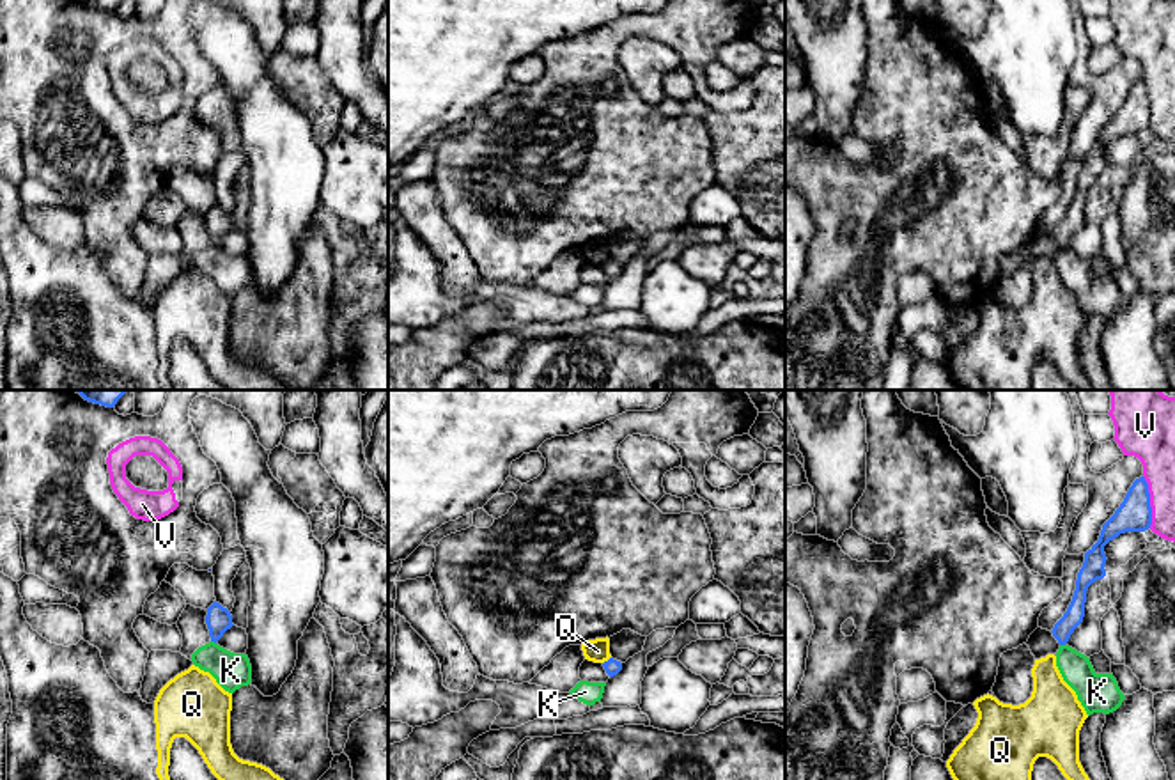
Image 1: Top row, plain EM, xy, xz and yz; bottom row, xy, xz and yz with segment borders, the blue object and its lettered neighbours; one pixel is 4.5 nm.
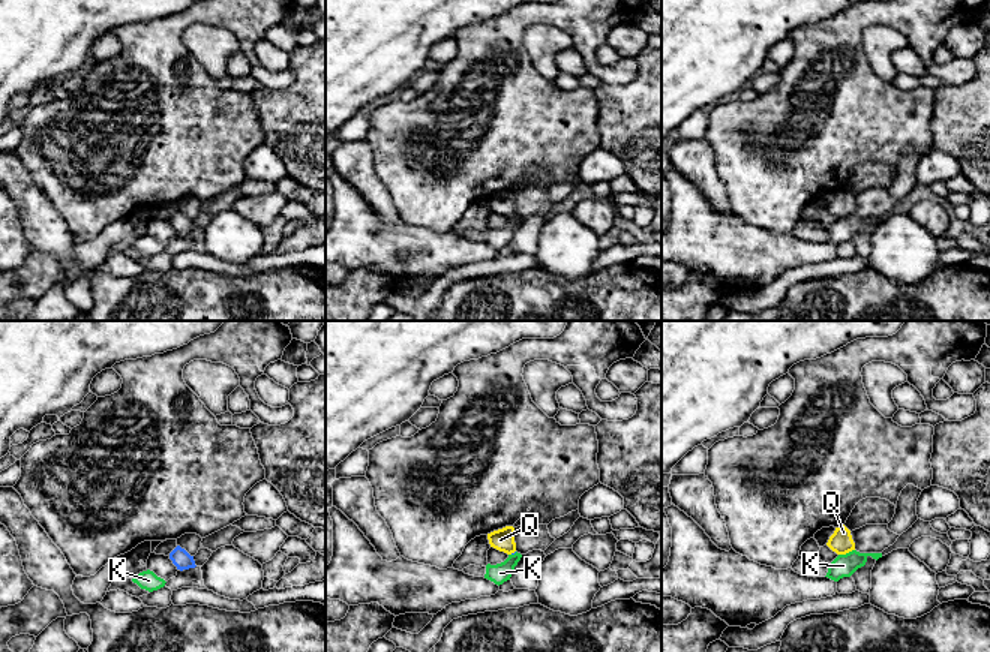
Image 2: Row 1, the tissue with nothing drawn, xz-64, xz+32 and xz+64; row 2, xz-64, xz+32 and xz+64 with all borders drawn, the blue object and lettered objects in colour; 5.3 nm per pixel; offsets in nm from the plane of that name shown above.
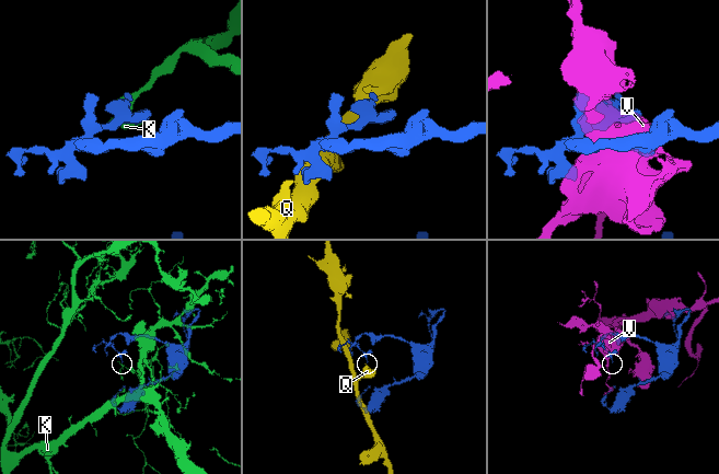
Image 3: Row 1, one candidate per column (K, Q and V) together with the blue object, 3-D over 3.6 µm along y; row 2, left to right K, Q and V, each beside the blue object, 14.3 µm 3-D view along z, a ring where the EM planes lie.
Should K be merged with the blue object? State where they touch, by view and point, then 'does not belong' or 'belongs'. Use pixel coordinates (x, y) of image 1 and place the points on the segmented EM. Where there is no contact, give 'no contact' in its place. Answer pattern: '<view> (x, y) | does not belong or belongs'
xy (213, 640) | does not belong

